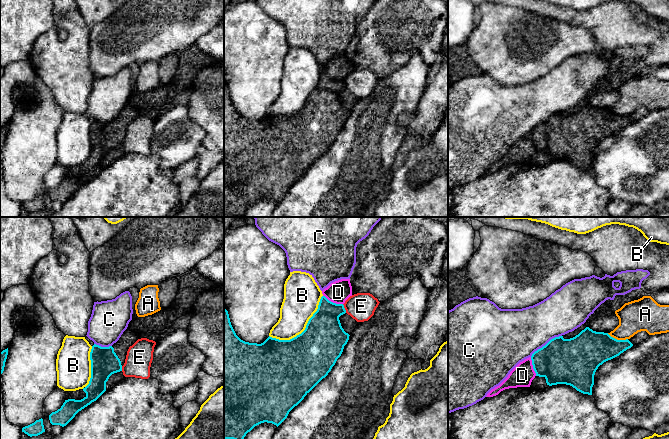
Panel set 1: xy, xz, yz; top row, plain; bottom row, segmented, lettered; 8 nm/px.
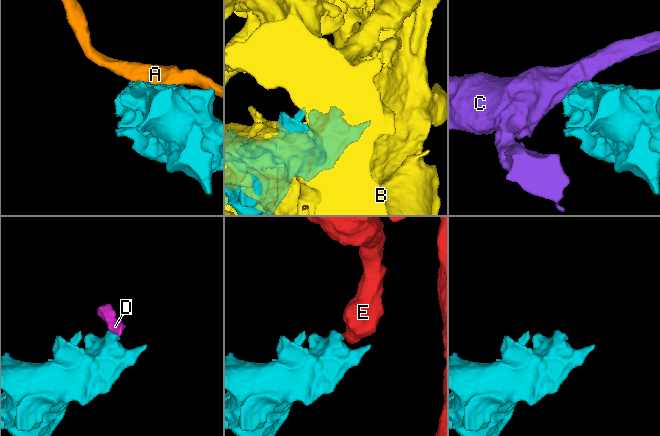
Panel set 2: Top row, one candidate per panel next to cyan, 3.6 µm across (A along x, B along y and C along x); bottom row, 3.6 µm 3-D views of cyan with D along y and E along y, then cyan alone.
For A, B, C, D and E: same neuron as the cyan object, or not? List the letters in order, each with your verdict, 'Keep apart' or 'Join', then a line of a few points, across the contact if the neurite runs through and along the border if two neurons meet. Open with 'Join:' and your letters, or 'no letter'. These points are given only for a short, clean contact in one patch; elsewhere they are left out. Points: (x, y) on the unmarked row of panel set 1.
Join: no letter
A: Keep apart
B: Keep apart
C: Keep apart. Line: yz (561, 111), (551, 114), (530, 132)
D: Keep apart. Line: xz (323, 71), (333, 78), (342, 80)
E: Keep apart. Line: xz (342, 80), (346, 88)

